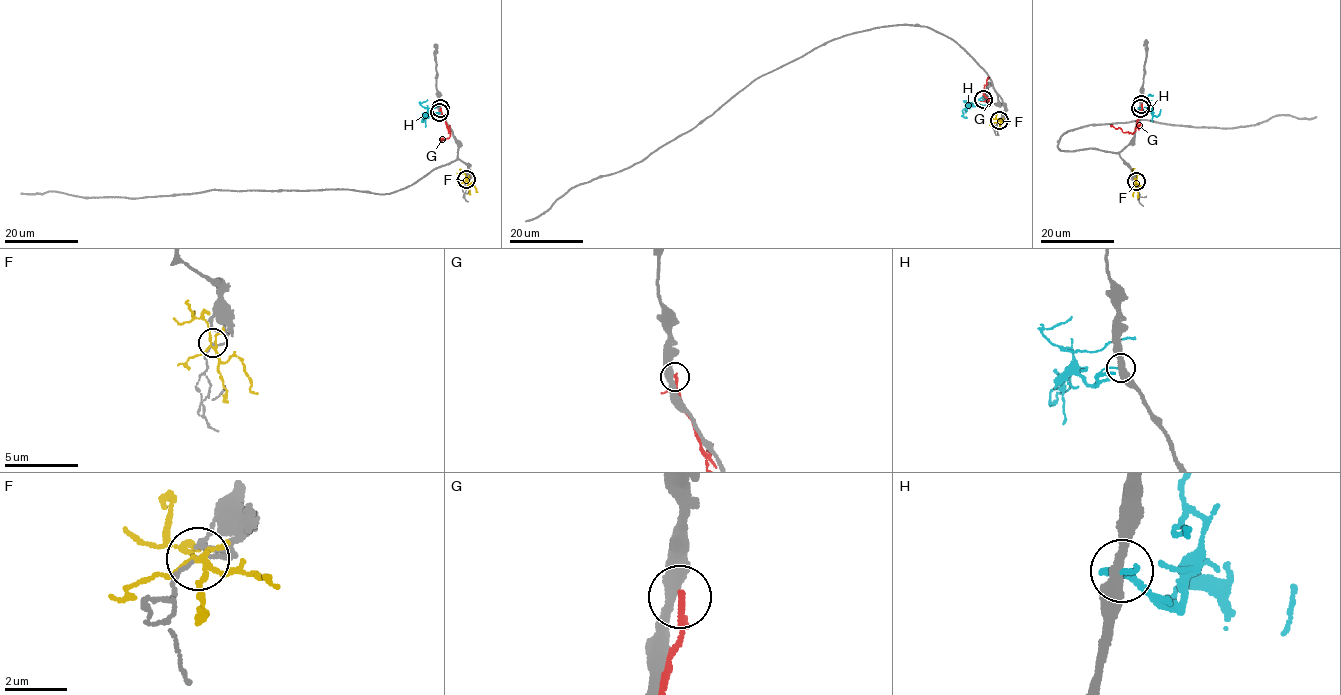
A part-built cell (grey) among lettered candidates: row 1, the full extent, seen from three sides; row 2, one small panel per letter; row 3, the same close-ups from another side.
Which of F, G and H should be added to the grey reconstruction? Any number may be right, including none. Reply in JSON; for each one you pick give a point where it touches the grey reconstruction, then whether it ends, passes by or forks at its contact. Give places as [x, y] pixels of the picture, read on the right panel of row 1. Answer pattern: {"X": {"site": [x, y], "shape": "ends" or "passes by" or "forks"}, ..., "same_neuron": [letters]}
{"same_neuron": []}

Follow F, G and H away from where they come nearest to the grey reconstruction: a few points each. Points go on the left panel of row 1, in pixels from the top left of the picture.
F: (466, 179), (477, 192)
G: (440, 109), (450, 133), (443, 138)
H: (439, 113), (432, 117), (425, 107), (443, 104)

